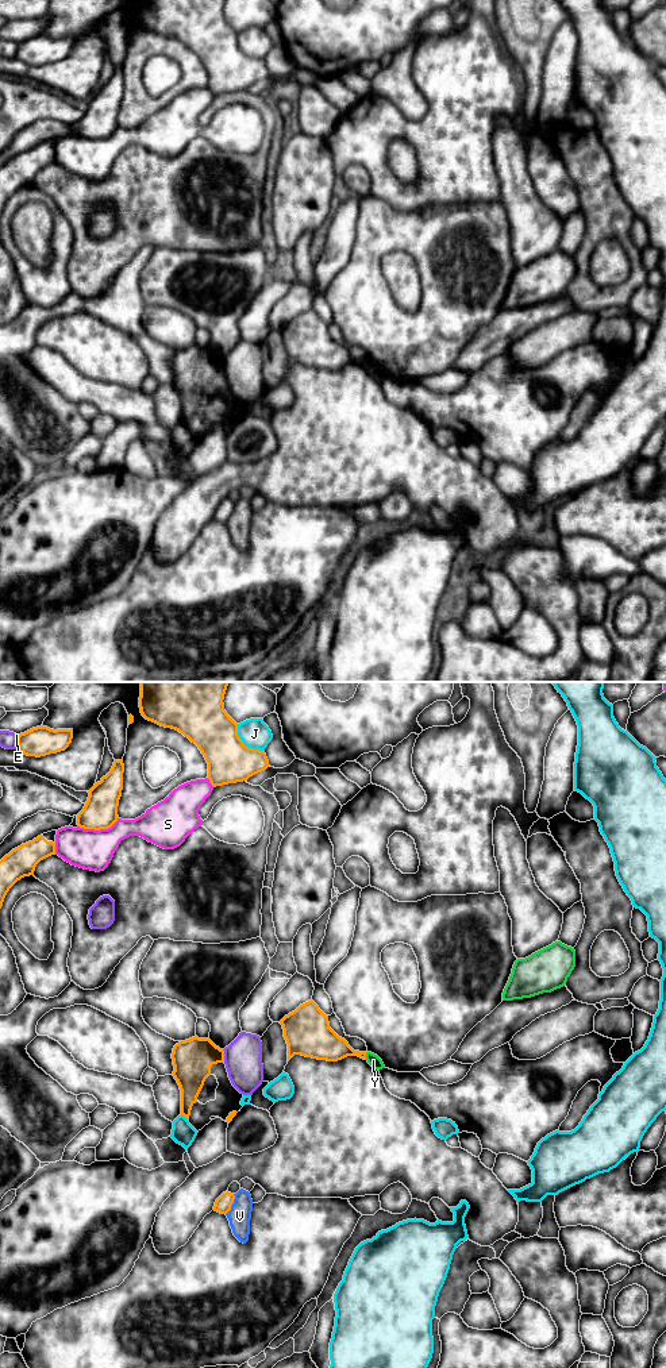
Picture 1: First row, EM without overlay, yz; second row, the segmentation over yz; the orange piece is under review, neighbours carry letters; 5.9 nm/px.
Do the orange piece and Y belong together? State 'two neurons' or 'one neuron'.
two neurons

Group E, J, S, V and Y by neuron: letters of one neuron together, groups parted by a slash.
E / J / S / V / Y

